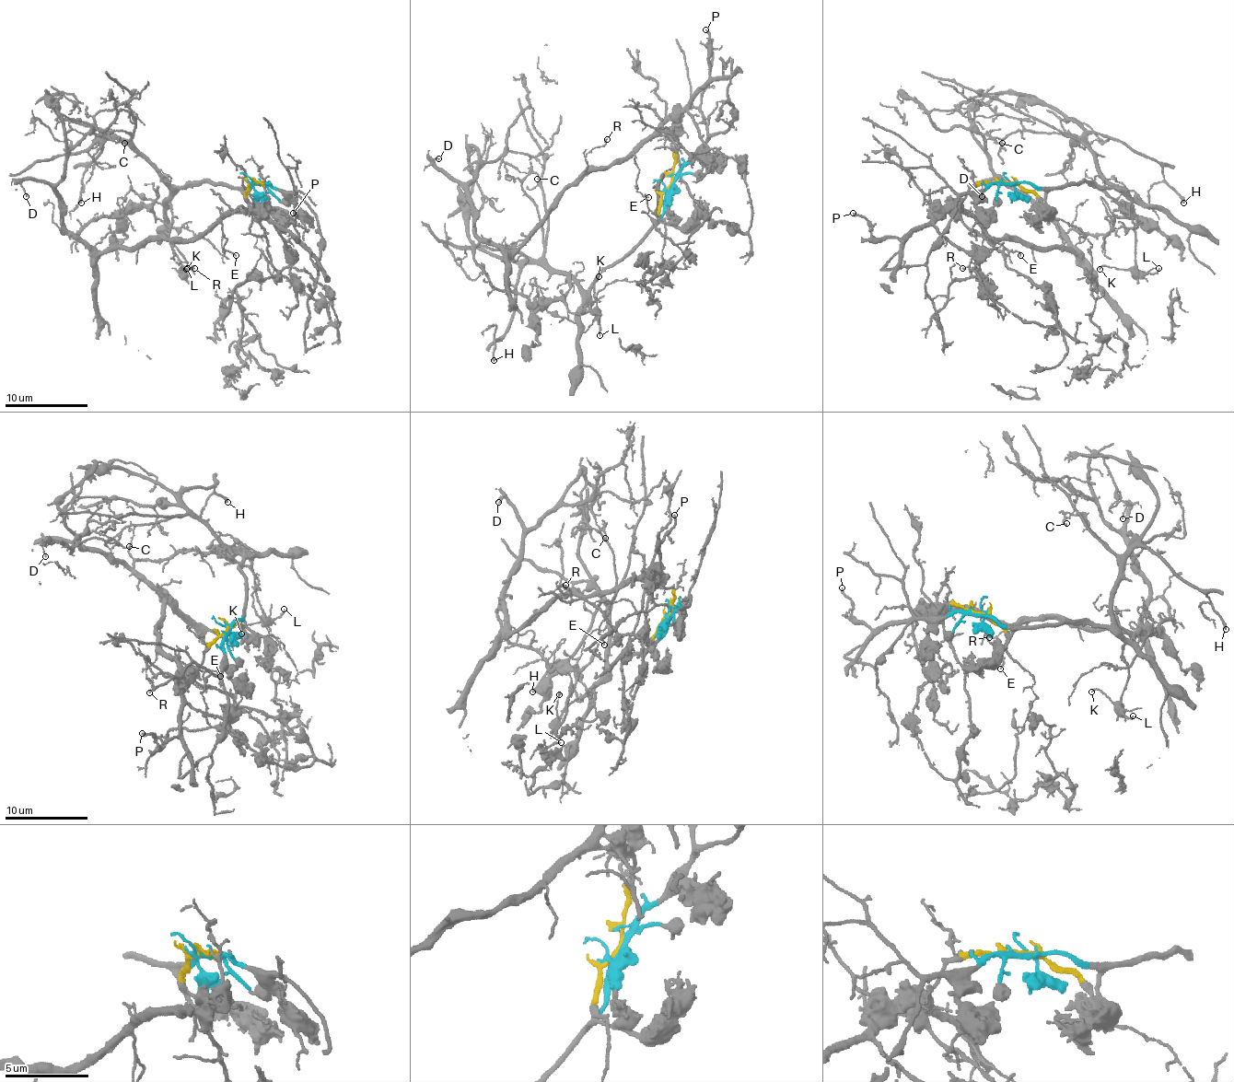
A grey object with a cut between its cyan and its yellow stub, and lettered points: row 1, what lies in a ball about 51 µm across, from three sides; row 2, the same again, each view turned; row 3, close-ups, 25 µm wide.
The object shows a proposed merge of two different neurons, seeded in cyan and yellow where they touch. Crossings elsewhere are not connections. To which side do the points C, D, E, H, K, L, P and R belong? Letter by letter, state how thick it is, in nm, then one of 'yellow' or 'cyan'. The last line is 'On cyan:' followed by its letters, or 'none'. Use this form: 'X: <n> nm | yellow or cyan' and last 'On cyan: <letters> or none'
C: 140 nm | cyan
D: 110 nm | yellow
E: 120 nm | yellow
H: 260 nm | cyan
K: 140 nm | cyan
L: 120 nm | cyan
P: 190 nm | yellow
R: 130 nm | yellow
On cyan: C, H, K, L

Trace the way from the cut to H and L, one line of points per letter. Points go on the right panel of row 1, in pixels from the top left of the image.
H: (1010, 183), (1112, 187), (1088, 144), (1091, 133), (1121, 139), (1154, 158), (1162, 167), (1164, 181), (1183, 202)
L: (1010, 183), (1114, 187), (1129, 202), (1135, 266), (1144, 273), (1158, 269)

